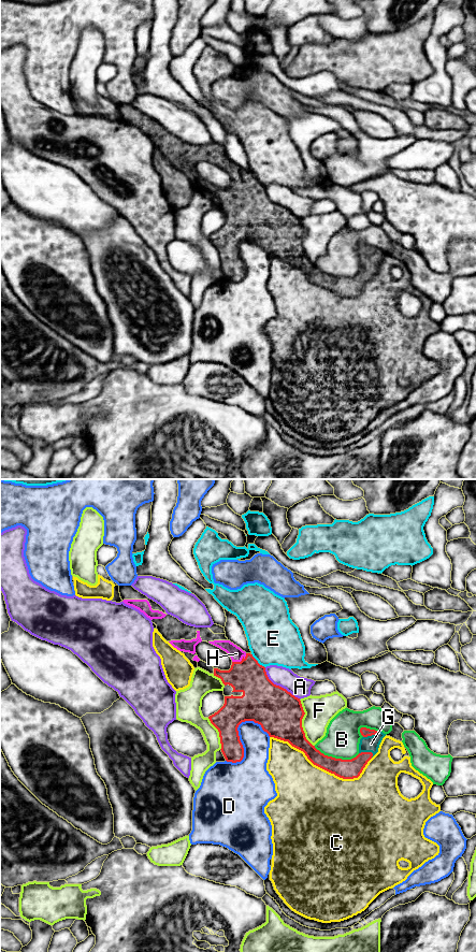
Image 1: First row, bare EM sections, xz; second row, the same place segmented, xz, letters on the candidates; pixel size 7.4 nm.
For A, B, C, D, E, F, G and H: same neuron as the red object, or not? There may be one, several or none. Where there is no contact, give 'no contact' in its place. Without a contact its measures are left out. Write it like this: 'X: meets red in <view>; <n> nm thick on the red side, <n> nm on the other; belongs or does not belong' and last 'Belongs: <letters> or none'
A: meets red in xz; 340 nm thick on the red side, 160 nm on the other; does not belong
B: meets red in xz; 140 nm thick on the red side, 260 nm on the other; does not belong
C: meets red in xz; 140 nm thick on the red side, 500 nm on the other; does not belong
D: meets red in xz; 240 nm thick on the red side, 200 nm on the other; does not belong
E: meets red in xz; 260 nm thick on the red side, 380 nm on the other; does not belong
F: meets red in xz; 340 nm thick on the red side, 220 nm on the other; does not belong
G: meets red in xz; 140 nm thick on the red side, 130 nm on the other; belongs
H: meets red in xz; 260 nm thick on the red side, 100 nm on the other; belongs
Belongs: G, H

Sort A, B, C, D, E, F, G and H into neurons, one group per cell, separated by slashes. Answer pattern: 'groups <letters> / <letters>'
groups A B D / C / E / F / G H

